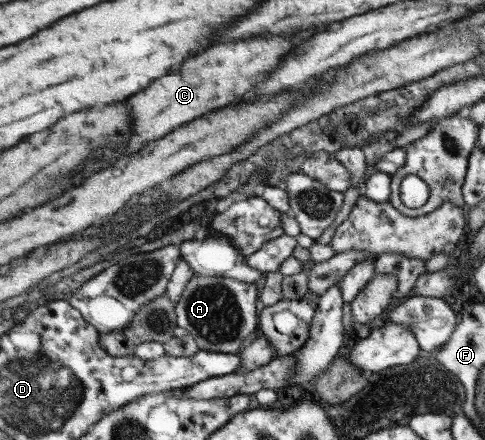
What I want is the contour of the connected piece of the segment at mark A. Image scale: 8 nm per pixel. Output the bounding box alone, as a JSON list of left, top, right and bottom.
[177,275,260,353]

